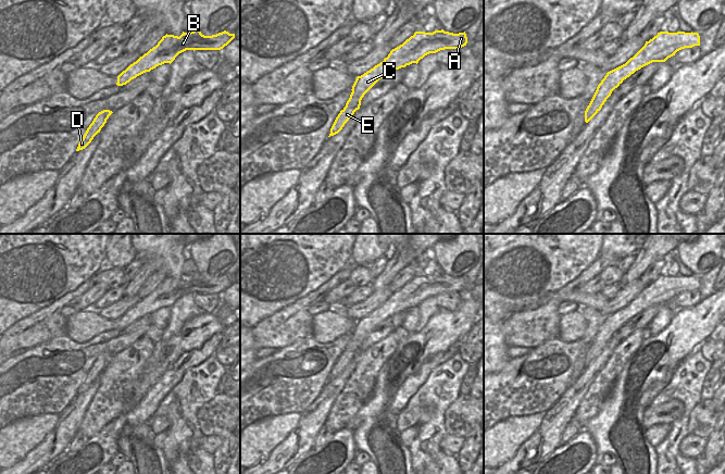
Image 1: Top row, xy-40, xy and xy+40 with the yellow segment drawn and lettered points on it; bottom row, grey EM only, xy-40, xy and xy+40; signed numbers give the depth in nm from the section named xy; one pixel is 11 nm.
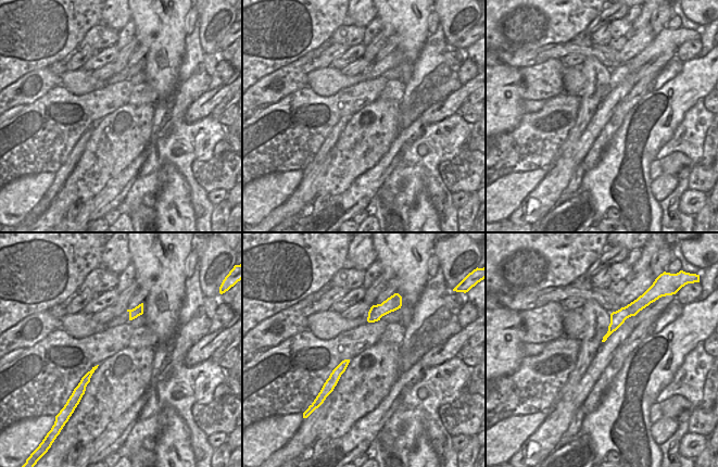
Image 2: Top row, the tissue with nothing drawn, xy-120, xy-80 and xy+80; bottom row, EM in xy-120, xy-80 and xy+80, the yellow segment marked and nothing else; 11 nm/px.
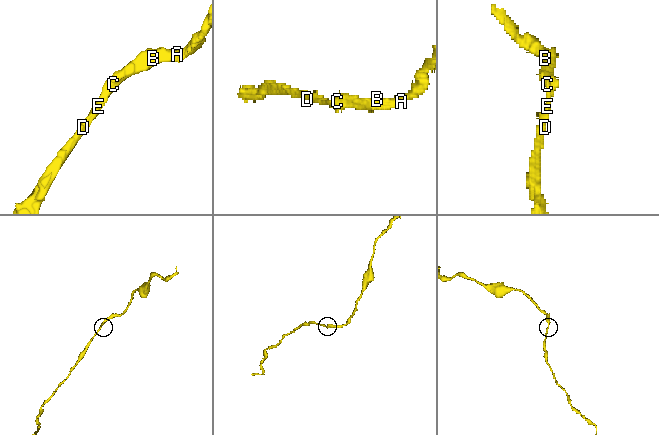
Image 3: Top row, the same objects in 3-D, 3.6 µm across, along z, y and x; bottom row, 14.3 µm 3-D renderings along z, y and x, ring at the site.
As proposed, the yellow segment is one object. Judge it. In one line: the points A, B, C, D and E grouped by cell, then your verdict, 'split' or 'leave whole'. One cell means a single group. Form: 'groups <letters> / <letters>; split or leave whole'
groups A B C D E; leave whole

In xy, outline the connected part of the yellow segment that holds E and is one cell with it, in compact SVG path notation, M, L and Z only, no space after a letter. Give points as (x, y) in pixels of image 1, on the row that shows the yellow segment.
M443 29L433 33L415 32L402 45L392 49L383 62L357 77L350 98L336 117L328 137L338 134L342 129L354 112L360 109L364 95L380 78L412 63L417 64L421 59L429 53L436 53L445 49L460 49L466 46L466 43L467 37L465 32L459 34L445 32Z

